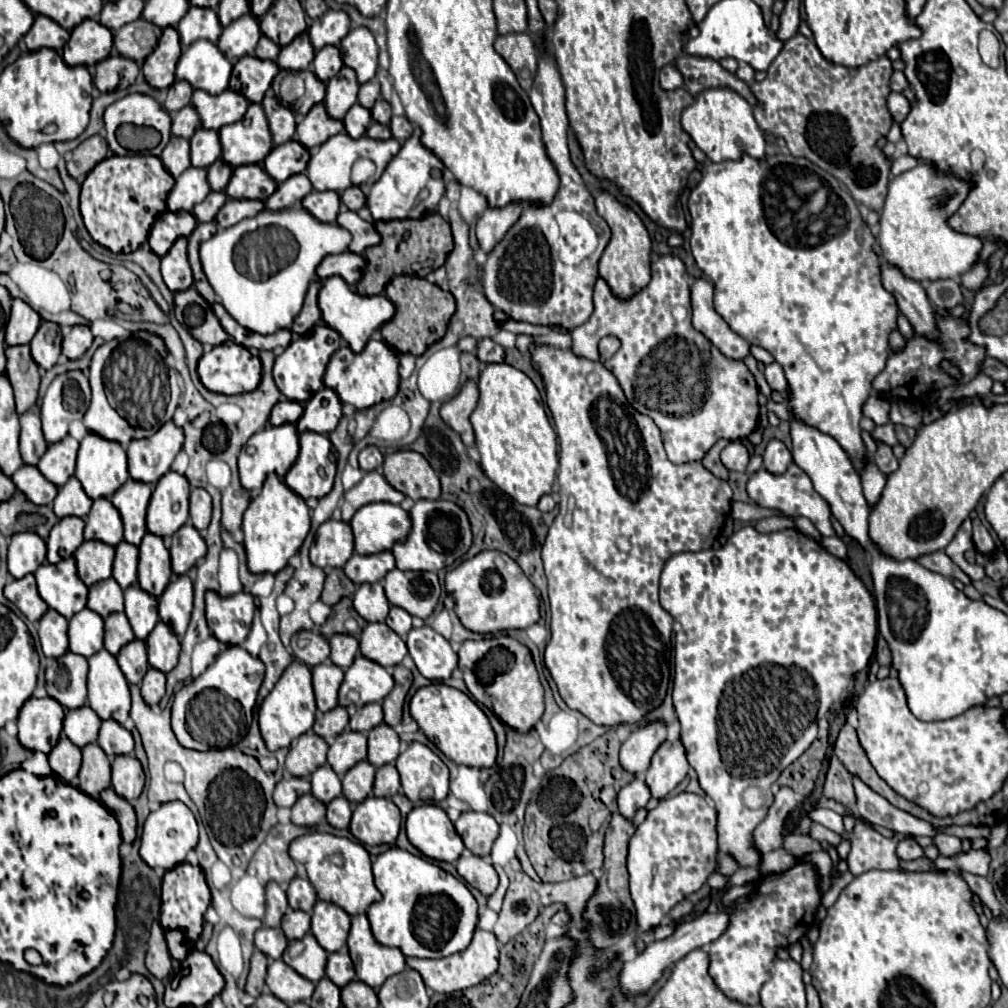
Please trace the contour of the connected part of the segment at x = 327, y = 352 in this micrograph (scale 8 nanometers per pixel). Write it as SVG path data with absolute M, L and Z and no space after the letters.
M319 324L315 326L315 330L295 338L281 356L277 356L275 360L275 368L273 368L273 378L277 388L289 398L289 400L297 400L297 402L307 402L315 392L319 392L323 388L323 374L325 374L325 366L331 358L331 354L339 348L341 344L341 336L339 332L331 330L327 324Z

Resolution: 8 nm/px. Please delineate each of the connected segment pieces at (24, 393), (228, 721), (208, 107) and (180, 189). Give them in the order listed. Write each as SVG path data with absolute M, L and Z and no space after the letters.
M9 346L7 348L7 370L5 374L11 380L15 390L17 414L27 412L39 394L39 368L31 358L29 346Z
M227 646L207 670L175 692L171 708L171 726L181 746L193 750L227 748L239 742L251 724L265 666L259 658L247 654L241 646Z
M227 88L221 94L207 94L205 90L193 92L193 106L201 116L201 126L219 130L225 124L233 124L243 118L249 102L243 94Z
M191 166L175 180L175 186L167 198L167 208L171 212L193 210L195 204L203 202L203 198L209 194L209 190L211 190L211 186L207 182L207 170Z

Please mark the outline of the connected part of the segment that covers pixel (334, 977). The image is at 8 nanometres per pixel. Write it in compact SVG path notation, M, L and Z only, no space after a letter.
M339 950L339 952L329 954L329 958L327 958L327 978L333 984L337 984L339 988L343 988L347 982L351 982L355 978L353 962L351 962L347 950Z

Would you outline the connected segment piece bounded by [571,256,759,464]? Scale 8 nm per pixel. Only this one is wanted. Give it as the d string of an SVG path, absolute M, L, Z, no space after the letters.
M659 256L653 260L651 264L651 282L647 288L643 288L639 294L635 294L631 300L617 300L611 292L609 292L609 286L599 278L597 284L595 284L595 296L593 296L593 302L595 302L595 310L591 314L591 318L583 324L583 326L577 326L571 336L573 336L573 354L577 354L579 358L587 358L587 360L599 360L599 350L597 350L597 344L603 336L617 336L621 340L621 348L609 358L603 362L603 366L613 372L613 376L619 380L625 396L627 396L627 402L641 414L649 416L657 428L661 430L661 438L663 438L663 446L667 450L667 456L671 462L675 464L687 464L687 462L699 462L703 460L703 454L707 454L707 450L719 440L719 438L727 438L727 440L741 440L741 438L747 438L755 426L757 426L757 420L759 420L759 404L757 404L757 396L759 396L759 390L757 390L757 382L753 378L753 374L747 370L747 366L743 362L735 362L735 360L729 360L725 358L701 332L697 332L693 326L691 326L691 300L689 300L689 276L687 276L687 270L685 270L685 264L677 258L677 256Z

